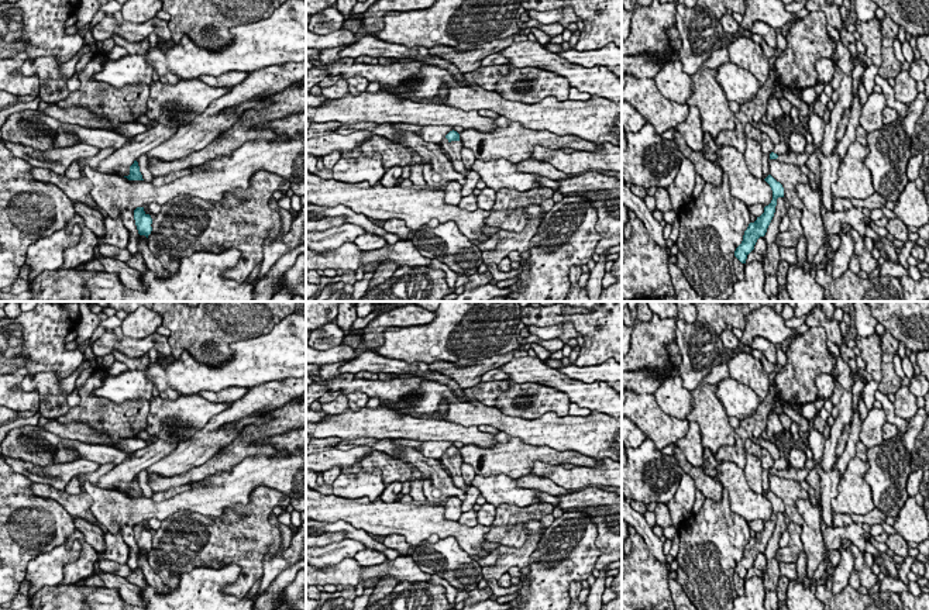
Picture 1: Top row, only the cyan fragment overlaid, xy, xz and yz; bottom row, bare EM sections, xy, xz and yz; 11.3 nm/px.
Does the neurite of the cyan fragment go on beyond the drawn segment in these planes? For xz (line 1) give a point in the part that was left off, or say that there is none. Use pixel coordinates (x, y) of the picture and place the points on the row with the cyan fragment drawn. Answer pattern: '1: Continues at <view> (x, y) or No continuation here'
1: Continues at xz (453, 150)

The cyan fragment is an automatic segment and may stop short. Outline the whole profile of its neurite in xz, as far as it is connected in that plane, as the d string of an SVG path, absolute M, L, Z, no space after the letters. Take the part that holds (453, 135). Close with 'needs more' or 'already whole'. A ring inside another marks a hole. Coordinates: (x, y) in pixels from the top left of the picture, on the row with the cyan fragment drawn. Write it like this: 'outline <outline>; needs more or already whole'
outline M450 131L441 141L440 147L447 154L448 159L453 163L453 168L462 173L464 176L468 175L468 170L465 169L462 159L461 159L461 149L462 144L460 141L460 134L457 131Z; needs more

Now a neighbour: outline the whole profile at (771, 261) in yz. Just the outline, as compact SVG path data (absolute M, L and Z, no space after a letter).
M778 197L774 217L764 235L764 239L767 244L767 254L761 262L763 262L765 275L777 275L778 265L781 262L780 248L775 244L775 238L780 232L780 223L785 214L787 214L787 208L785 208L785 203L784 203L784 197Z

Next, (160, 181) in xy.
M183 169L183 170L179 170L179 172L171 172L171 173L168 173L168 175L154 178L154 179L152 179L152 185L154 185L154 186L162 186L162 185L165 185L165 183L171 183L171 182L173 182L175 179L183 178L183 176L187 176L187 175L190 175L190 169Z

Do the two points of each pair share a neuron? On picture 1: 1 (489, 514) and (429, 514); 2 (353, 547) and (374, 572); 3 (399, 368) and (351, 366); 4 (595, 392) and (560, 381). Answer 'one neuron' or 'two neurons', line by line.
1: two neurons
2: two neurons
3: one neuron
4: one neuron

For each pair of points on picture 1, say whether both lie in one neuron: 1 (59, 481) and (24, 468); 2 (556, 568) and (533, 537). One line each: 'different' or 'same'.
1: same
2: different

